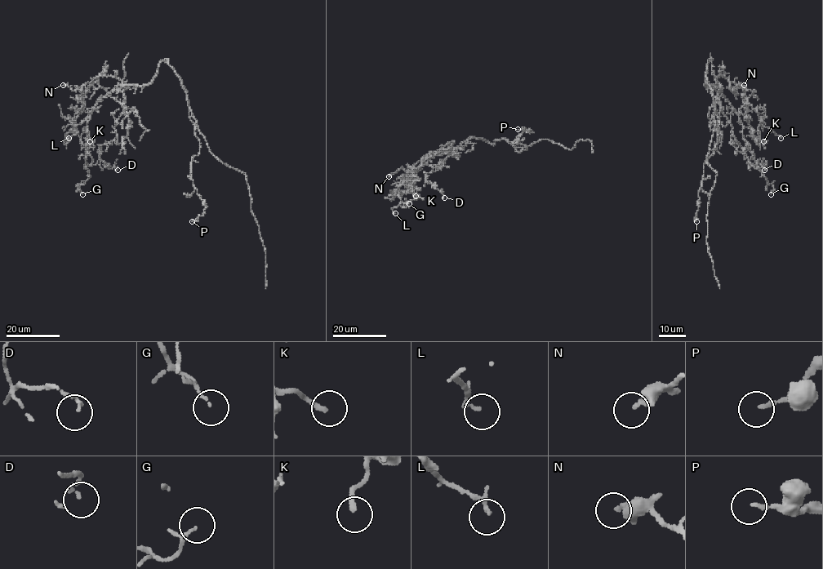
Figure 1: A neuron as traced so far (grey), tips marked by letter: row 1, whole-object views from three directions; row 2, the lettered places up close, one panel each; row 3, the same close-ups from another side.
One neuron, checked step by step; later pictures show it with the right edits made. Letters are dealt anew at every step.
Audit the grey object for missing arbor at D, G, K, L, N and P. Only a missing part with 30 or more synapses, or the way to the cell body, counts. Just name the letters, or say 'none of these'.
none of these

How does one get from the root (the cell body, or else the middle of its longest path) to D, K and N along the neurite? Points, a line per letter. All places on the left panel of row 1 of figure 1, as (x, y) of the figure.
D: (181, 82), (167, 59), (148, 83), (121, 87), (124, 110), (116, 137), (100, 146), (100, 157), (117, 170)
K: (181, 82), (167, 59), (159, 63), (157, 73), (148, 83), (123, 85), (104, 95), (84, 127), (90, 141)
N: (181, 82), (167, 59), (143, 86), (126, 85), (111, 76), (98, 76), (75, 91), (63, 85)

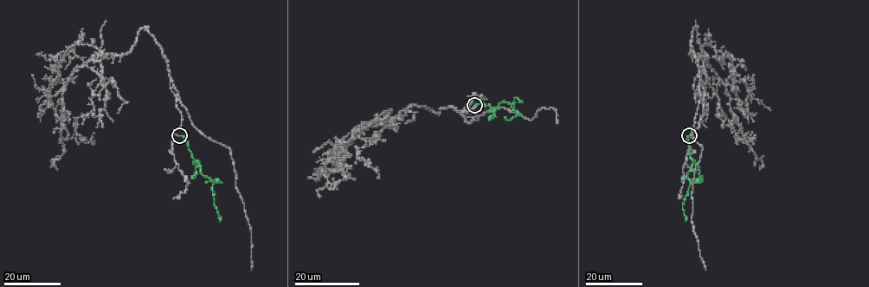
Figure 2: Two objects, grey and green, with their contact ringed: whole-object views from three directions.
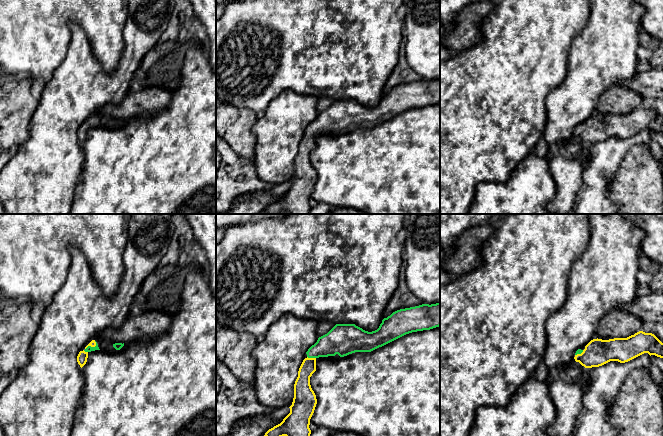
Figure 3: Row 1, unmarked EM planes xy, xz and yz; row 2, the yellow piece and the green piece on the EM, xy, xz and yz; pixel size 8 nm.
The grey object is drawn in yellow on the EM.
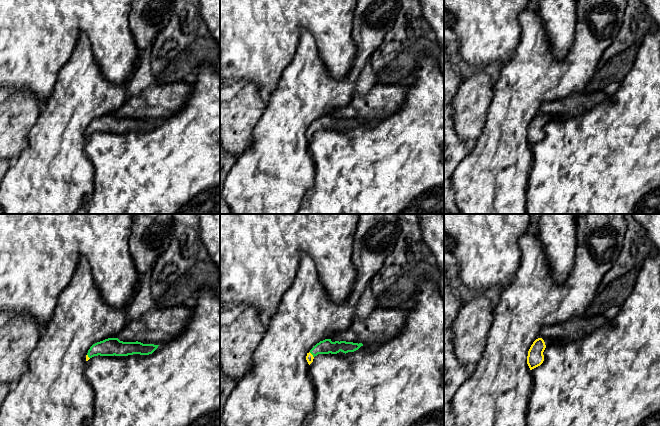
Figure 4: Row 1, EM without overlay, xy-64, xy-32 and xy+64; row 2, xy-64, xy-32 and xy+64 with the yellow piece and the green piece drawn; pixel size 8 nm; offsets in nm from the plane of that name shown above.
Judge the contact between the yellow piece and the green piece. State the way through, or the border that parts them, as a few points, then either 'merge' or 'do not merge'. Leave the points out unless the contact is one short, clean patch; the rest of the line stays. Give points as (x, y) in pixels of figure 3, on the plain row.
way xz (302, 163), (303, 152), (311, 134), (321, 124), (337, 117); merge

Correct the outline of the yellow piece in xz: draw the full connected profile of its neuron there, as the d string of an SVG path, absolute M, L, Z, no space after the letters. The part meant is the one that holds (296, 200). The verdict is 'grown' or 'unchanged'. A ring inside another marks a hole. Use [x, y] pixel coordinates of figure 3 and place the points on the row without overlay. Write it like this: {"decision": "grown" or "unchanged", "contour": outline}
{"decision": "grown", "contour": "M440 78L397 86L384 94L379 104L372 108L365 107L355 100L336 100L327 110L319 113L317 118L306 128L307 133L299 144L298 153L294 160L294 174L292 181L289 183L290 189L280 200L269 205L264 212L266 214L281 214L283 212L287 214L310 214L310 195L317 180L316 171L310 161L310 153L316 147L317 134L335 132L336 130L344 133L355 128L371 128L406 110L430 106L439 102Z"}

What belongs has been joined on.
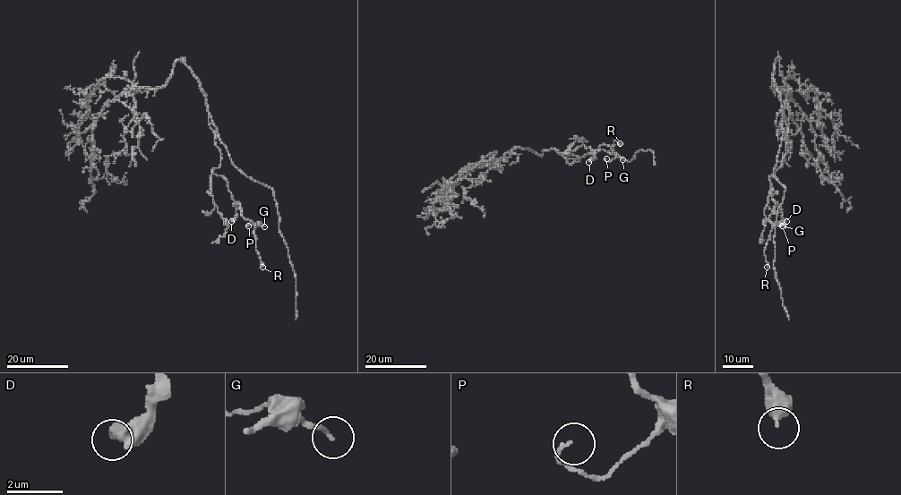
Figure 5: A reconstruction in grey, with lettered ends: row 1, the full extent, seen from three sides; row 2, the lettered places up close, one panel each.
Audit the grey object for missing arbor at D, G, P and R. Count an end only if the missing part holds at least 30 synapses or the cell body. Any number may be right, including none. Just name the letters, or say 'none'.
none

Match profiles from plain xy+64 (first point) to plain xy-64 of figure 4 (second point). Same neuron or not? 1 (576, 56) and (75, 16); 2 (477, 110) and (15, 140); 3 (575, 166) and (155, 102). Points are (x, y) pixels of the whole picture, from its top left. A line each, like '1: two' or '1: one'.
1: two
2: one
3: two

